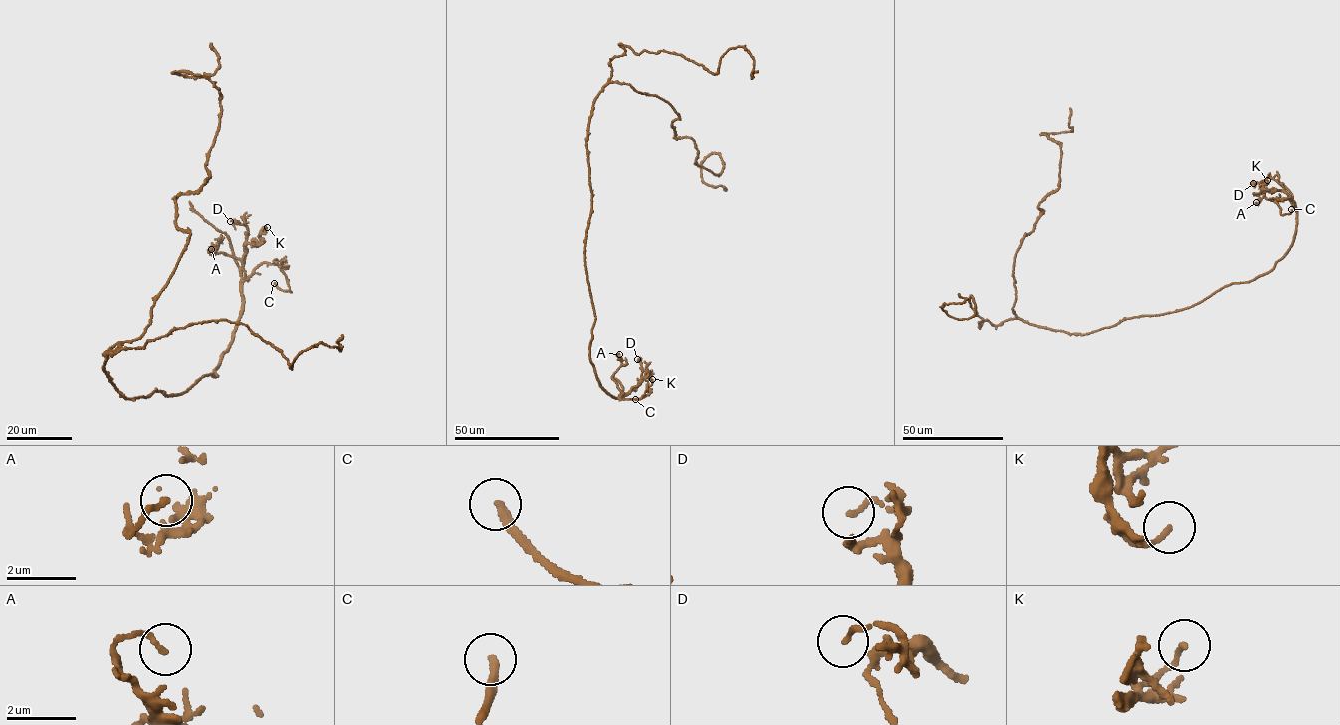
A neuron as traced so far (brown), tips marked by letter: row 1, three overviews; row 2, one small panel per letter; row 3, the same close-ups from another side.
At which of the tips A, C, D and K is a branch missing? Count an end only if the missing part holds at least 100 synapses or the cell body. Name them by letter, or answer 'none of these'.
none of these

